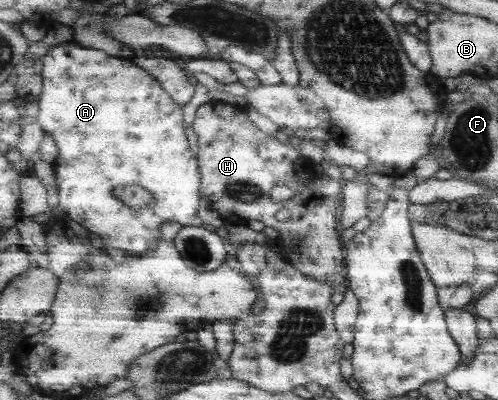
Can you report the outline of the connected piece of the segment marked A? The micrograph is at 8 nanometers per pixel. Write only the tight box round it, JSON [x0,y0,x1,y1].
[36,42,205,257]

